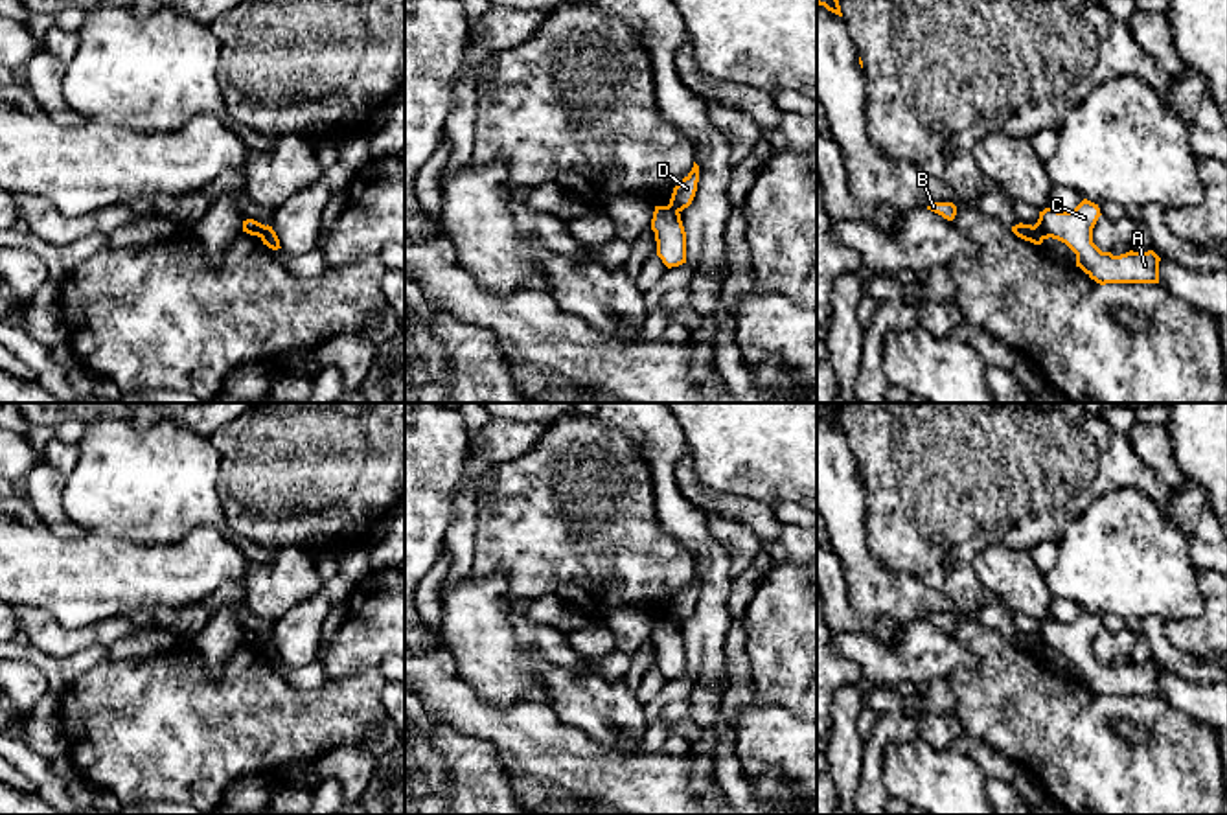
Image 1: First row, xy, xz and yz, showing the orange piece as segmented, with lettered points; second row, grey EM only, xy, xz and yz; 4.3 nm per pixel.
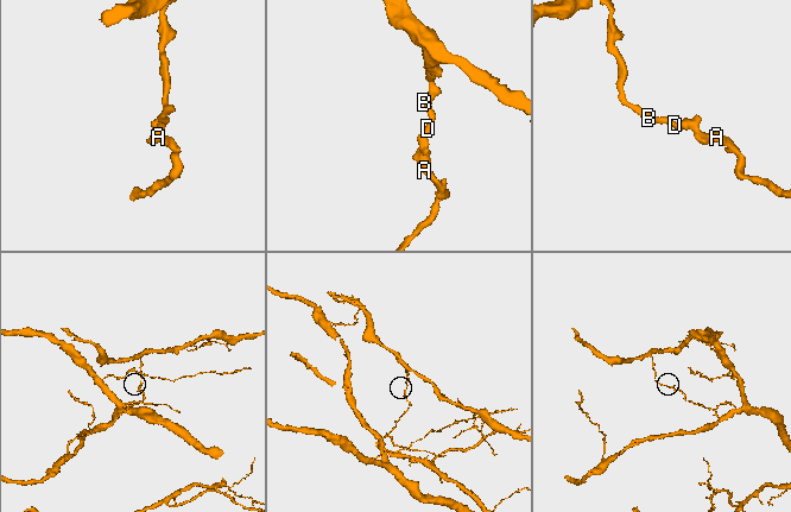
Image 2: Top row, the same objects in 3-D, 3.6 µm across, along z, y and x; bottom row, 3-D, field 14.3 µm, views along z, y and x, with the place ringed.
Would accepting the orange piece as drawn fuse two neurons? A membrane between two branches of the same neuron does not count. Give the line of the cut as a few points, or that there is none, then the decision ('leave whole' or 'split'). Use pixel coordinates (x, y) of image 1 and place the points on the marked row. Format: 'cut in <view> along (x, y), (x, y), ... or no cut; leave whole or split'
cut in yz along (1032, 227), (1042, 240); split

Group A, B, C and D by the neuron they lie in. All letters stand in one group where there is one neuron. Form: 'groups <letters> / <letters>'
groups A C / B D

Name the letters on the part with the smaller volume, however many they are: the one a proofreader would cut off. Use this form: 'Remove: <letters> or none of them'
Remove: B, D

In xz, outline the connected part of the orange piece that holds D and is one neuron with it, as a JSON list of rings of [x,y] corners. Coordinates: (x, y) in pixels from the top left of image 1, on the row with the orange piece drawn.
[[[694,162],[692,171],[673,188],[670,204],[677,212],[682,212],[692,204],[697,191],[697,182],[699,182],[699,166]]]

